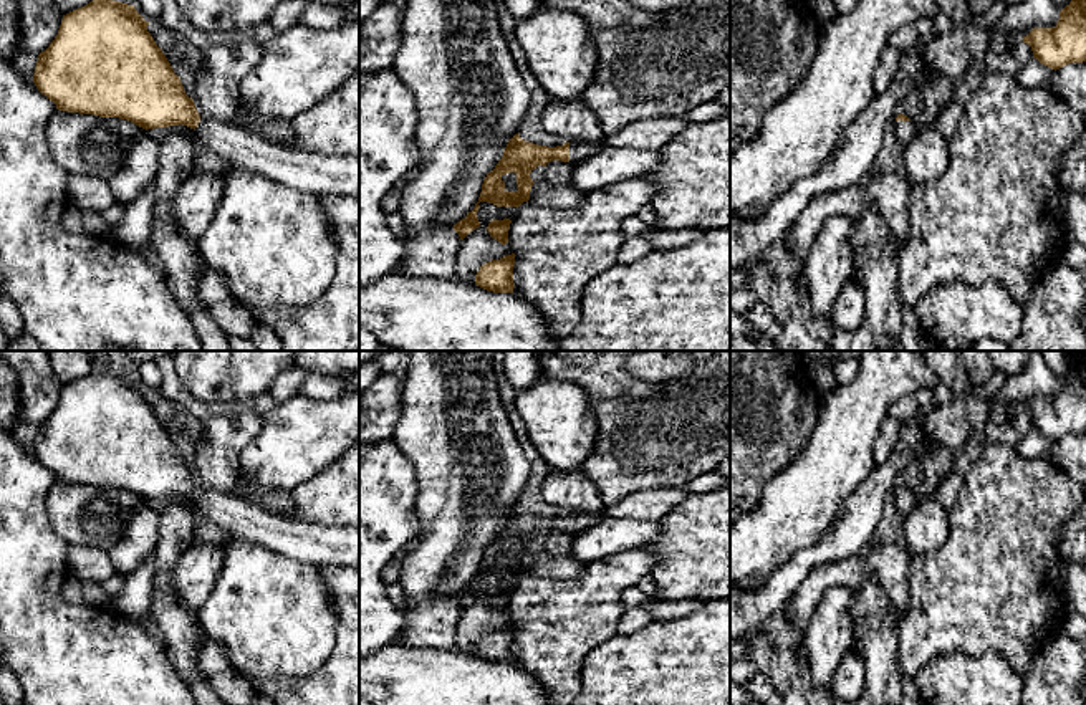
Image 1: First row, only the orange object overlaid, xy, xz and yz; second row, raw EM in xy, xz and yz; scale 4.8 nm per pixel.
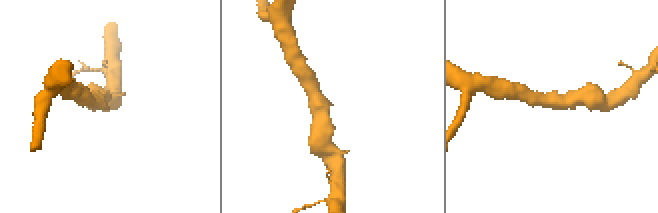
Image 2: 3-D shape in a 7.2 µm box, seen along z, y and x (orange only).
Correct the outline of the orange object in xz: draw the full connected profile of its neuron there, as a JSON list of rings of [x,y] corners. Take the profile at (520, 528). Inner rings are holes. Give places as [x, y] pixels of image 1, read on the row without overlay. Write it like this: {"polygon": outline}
{"polygon": [[[515,505],[508,511],[503,528],[483,549],[482,563],[473,581],[469,583],[467,588],[457,592],[452,599],[459,604],[460,611],[464,611],[472,601],[480,597],[477,589],[480,573],[490,573],[497,578],[518,579],[523,573],[530,571],[531,556],[535,554],[530,548],[533,540],[538,536],[545,538],[551,531],[561,531],[576,536],[604,518],[604,511],[599,516],[571,511],[565,513],[563,516],[546,518],[526,513],[520,508],[520,505]],[[510,543],[517,546],[517,563],[508,563],[505,559],[505,553],[502,551],[502,548]]]}

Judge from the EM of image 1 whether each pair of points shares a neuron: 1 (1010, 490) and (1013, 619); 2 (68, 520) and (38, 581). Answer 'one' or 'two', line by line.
1: one
2: two

